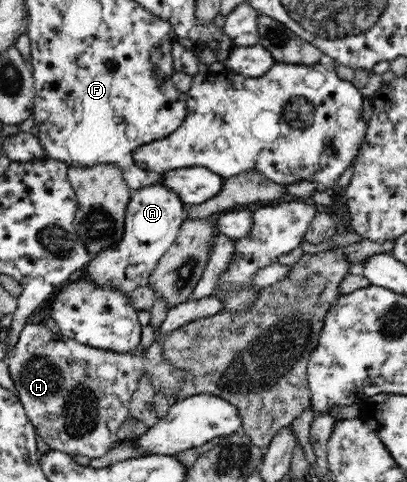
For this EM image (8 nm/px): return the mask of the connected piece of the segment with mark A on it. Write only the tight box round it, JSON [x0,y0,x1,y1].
[76,184,187,299]

